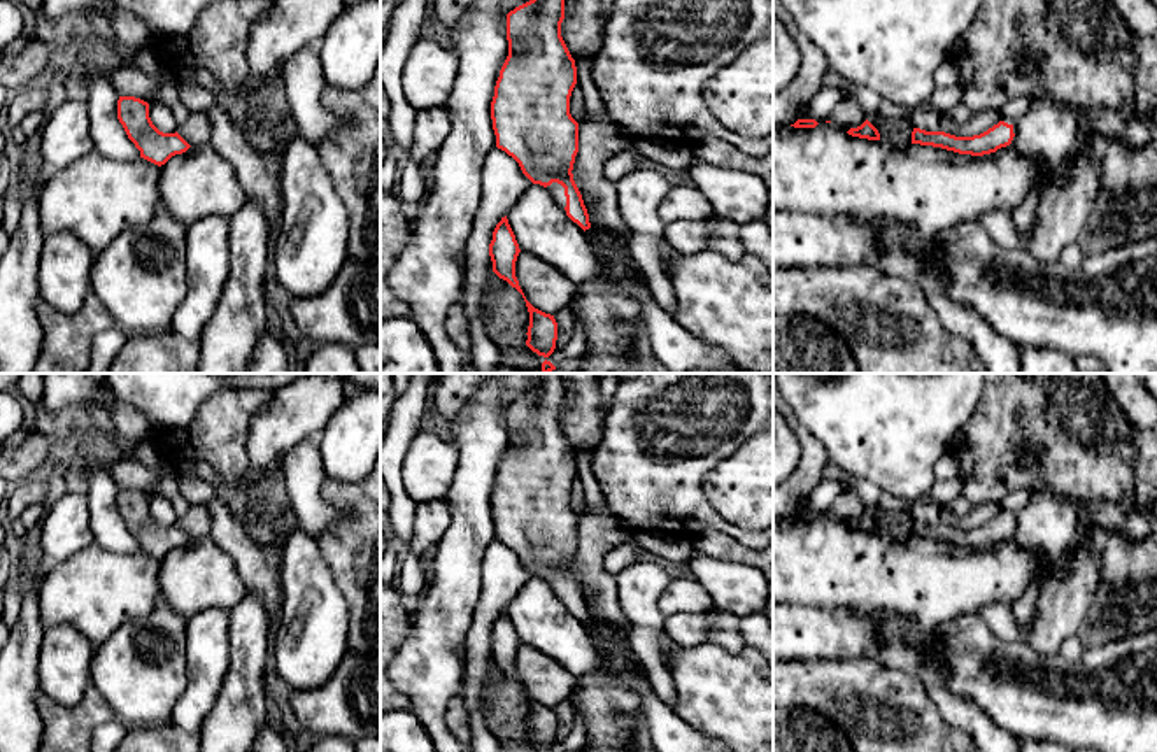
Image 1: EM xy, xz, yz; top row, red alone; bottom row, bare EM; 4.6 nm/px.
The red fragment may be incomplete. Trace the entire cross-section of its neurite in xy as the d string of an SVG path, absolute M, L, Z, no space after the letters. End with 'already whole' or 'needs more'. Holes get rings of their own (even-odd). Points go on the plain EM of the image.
M119 489L117 512L123 517L128 531L140 543L140 550L158 559L191 540L177 524L160 524L149 510L149 496L140 491Z; already whole

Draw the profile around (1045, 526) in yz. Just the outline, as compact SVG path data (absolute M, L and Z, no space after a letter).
M1029 487L1031 500L1015 512L1011 540L1038 556L1038 570L1026 592L1010 608L1022 633L1036 614L1036 598L1050 566L1059 561L1073 542L1078 524L1073 507L1050 487Z

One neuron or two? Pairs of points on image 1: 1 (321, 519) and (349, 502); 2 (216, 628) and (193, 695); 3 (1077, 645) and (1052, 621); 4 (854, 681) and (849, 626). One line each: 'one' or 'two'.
1: two
2: one
3: two
4: two

